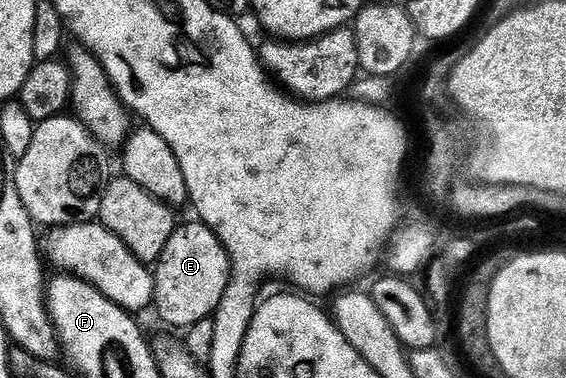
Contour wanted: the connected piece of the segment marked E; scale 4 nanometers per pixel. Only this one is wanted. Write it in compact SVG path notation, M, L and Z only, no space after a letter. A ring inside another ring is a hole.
M192 219L188 225L183 223L176 224L173 235L167 243L165 243L165 251L161 251L158 261L153 266L153 272L155 275L155 300L153 302L154 312L159 312L159 317L167 325L176 325L180 331L186 330L188 327L197 324L198 321L208 320L214 314L215 310L219 308L221 299L225 295L227 286L232 284L233 274L231 272L231 260L227 258L227 248L223 246L217 239L217 235L207 225L204 225L202 221L198 219Z

